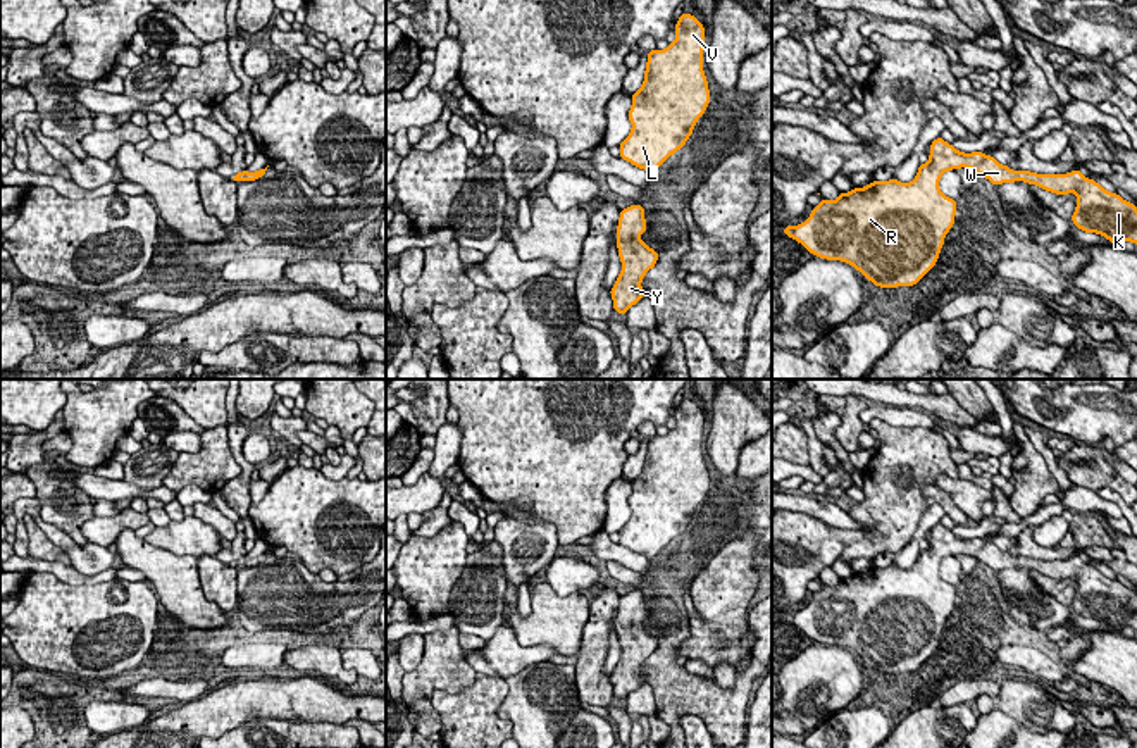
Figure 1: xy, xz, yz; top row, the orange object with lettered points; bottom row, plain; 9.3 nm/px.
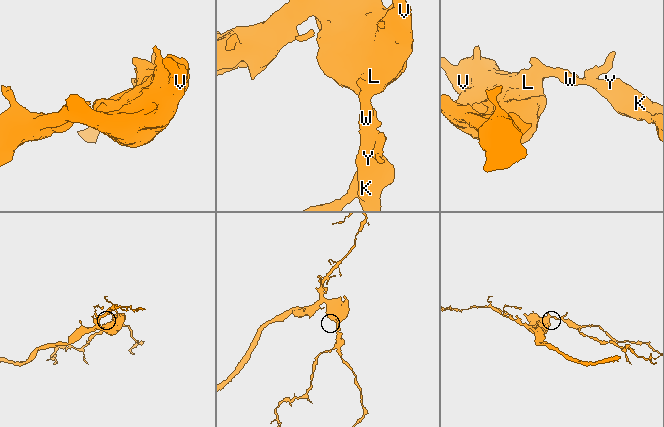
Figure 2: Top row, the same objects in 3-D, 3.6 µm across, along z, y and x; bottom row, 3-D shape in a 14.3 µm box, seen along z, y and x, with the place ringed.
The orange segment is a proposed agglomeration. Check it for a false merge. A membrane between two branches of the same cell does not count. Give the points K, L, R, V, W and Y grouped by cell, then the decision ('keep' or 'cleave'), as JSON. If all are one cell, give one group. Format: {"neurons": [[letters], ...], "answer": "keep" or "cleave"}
{"neurons": [["K", "L", "R", "V", "W", "Y"]], "answer": "keep"}

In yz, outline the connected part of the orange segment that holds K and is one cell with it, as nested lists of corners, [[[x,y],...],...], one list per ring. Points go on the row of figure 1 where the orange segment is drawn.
[[[941,136],[932,141],[929,162],[920,164],[911,183],[899,183],[894,178],[889,181],[872,181],[868,186],[839,193],[836,200],[822,198],[822,203],[813,207],[803,224],[784,226],[784,234],[820,259],[851,264],[875,286],[913,286],[935,265],[944,238],[954,224],[956,200],[941,193],[939,181],[946,171],[960,167],[977,171],[979,176],[984,176],[996,186],[1023,181],[1056,195],[1073,191],[1077,195],[1077,207],[1072,222],[1078,229],[1097,233],[1113,245],[1121,245],[1123,241],[1137,245],[1137,207],[1118,193],[1106,191],[1080,171],[1075,169],[1068,174],[1018,172],[982,152],[960,152]]]

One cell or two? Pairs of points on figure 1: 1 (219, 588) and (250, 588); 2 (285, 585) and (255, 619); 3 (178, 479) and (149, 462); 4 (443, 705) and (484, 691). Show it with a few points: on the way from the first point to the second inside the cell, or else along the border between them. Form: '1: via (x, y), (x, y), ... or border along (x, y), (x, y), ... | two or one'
1: border along (238, 569), (235, 605) | two
2: via (276, 593), (259, 610) | one
3: border along (180, 454), (162, 485) | two
4: via (453, 705), (471, 705), (474, 702) | one

